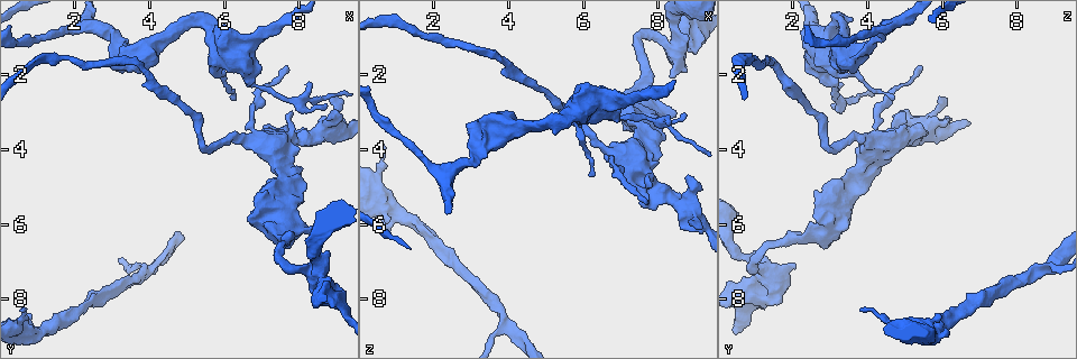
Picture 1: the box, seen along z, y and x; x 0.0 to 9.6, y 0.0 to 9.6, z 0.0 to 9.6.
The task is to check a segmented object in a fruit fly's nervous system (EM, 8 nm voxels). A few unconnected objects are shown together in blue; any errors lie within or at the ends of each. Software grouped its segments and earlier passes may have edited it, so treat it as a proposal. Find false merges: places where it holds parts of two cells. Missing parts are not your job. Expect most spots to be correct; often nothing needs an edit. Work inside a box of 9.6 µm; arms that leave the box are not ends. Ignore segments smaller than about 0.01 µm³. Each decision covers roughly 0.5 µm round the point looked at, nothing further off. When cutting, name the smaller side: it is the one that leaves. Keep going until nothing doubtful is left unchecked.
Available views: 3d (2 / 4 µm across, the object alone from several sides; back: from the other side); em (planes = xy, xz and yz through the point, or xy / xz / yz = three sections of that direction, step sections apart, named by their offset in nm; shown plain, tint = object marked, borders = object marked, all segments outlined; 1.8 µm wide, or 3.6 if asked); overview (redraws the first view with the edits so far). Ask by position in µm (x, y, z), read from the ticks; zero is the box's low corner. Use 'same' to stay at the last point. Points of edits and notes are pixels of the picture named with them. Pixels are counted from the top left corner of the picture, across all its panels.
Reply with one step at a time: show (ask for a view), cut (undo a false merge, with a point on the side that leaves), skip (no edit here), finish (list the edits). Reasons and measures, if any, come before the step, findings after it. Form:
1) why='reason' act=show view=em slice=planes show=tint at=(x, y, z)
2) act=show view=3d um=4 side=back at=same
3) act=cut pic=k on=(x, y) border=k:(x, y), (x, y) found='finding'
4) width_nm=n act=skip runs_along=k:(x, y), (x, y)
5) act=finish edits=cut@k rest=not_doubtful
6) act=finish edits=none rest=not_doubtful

why='two arms at a narrow angle' act=show view=3d um=4 at=(8.55, 7.50, 1.15)

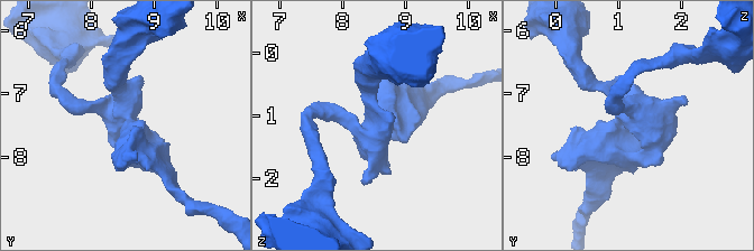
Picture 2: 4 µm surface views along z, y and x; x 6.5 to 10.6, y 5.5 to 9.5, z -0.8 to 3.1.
act=show view=em slice=xz step=8 show=plain at=(8.60, 7.45, 1.10)

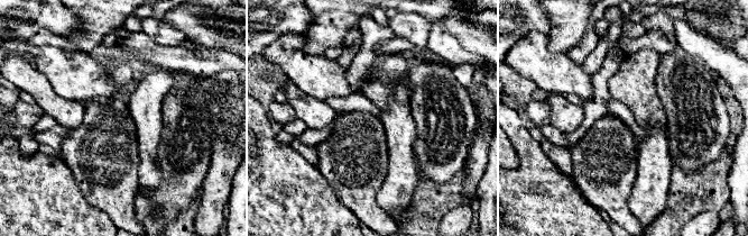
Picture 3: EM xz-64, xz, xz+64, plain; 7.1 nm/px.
why='with the object marked' act=show view=em slice=xz step=8 show=tint at=same

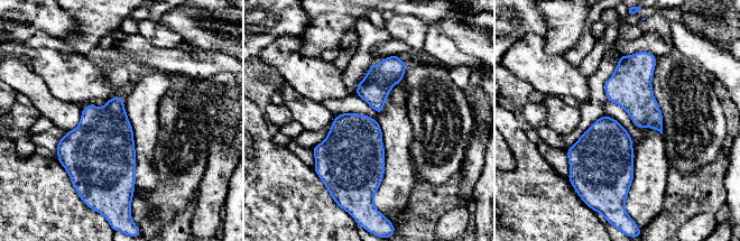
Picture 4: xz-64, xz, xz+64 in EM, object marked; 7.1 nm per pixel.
act=skip found='one cell here'

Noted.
why='sharp bend' act=show view=3d um=2 at=(7.00, 2.30, 3.15)

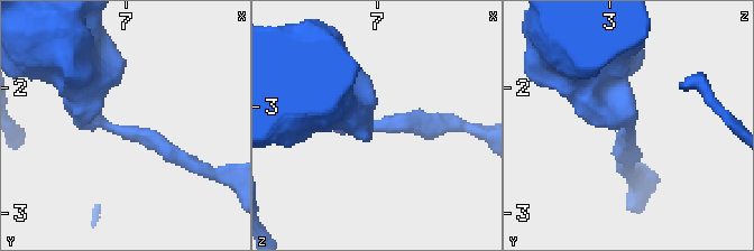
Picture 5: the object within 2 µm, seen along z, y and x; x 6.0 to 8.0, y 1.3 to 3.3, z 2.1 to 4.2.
act=show view=em slice=yz step=8 show=plain at=(6.98, 2.32, 3.14)

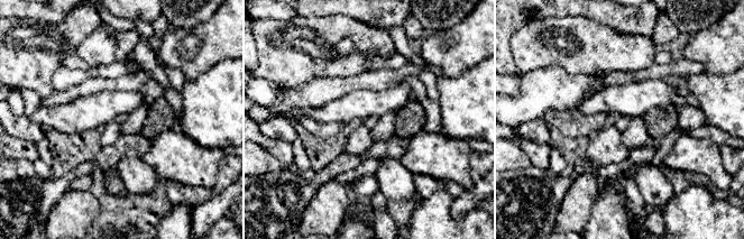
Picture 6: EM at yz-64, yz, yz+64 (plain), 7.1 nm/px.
act=show view=em slice=yz step=8 show=tint at=same

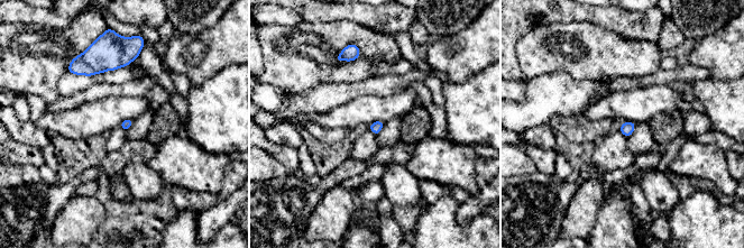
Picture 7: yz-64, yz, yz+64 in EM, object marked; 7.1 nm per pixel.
width_nm=70 act=skip found='one cell here'

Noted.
why='three arms meet' act=show view=3d um=4 side=back at=(3.85, 7.25, 8.50)

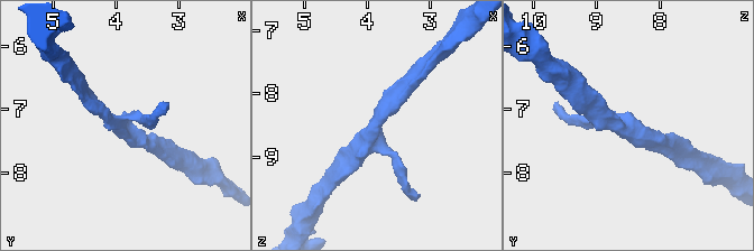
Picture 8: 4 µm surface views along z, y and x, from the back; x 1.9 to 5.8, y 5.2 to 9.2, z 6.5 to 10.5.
arms=3 why='shape alone is not enough' act=show view=em slice=xz step=4 show=tint at=(3.85, 7.35, 8.45)

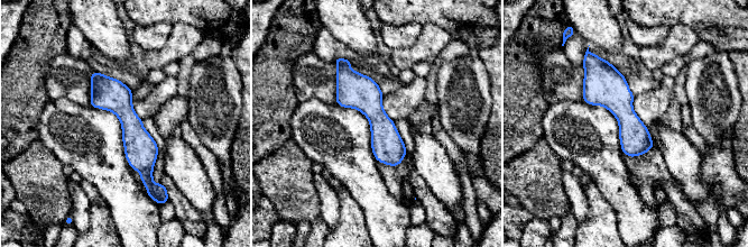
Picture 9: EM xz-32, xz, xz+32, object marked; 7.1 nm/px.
why='cut it another way' act=show view=em slice=planes show=tint at=same

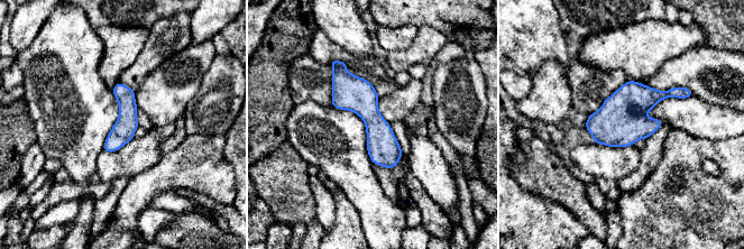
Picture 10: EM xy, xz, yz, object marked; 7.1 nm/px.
act=skip runs_along=10:(338, 67), (366, 105), (392, 164) found='all the same cell'

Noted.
act=finish edits=none rest=not_doubtful

